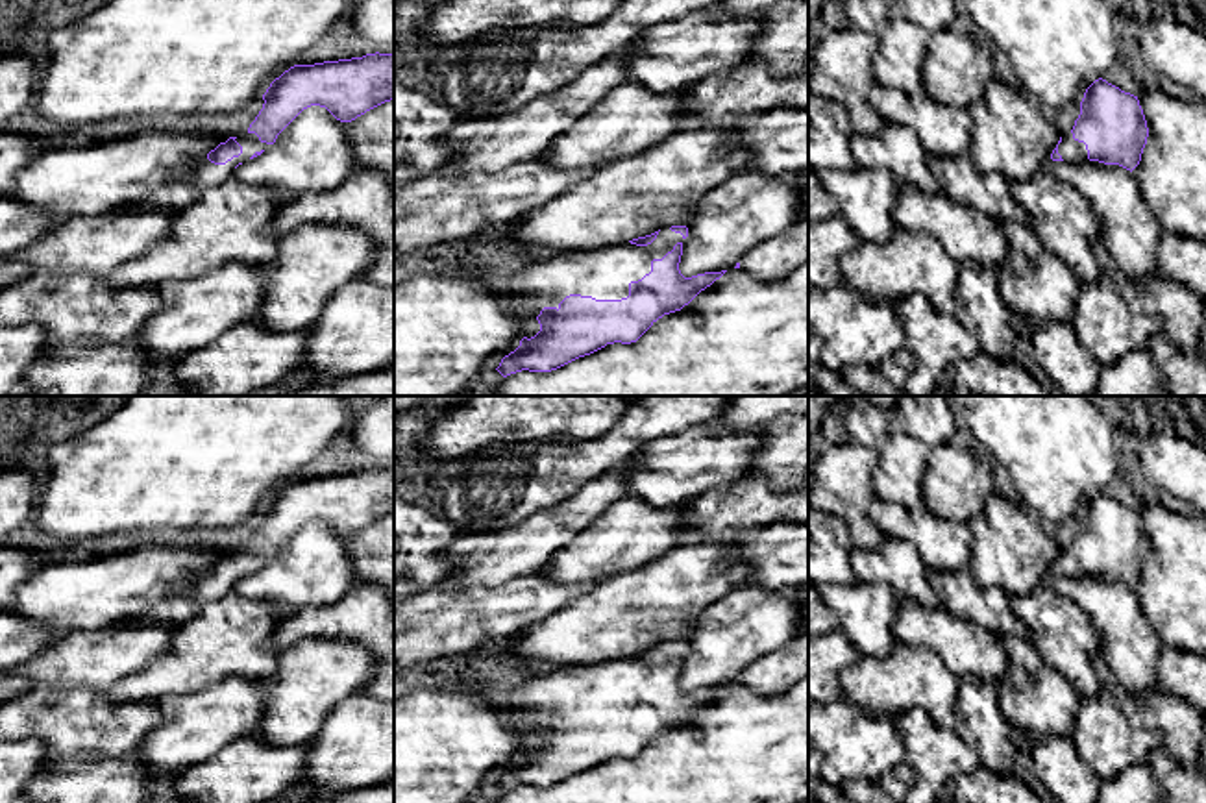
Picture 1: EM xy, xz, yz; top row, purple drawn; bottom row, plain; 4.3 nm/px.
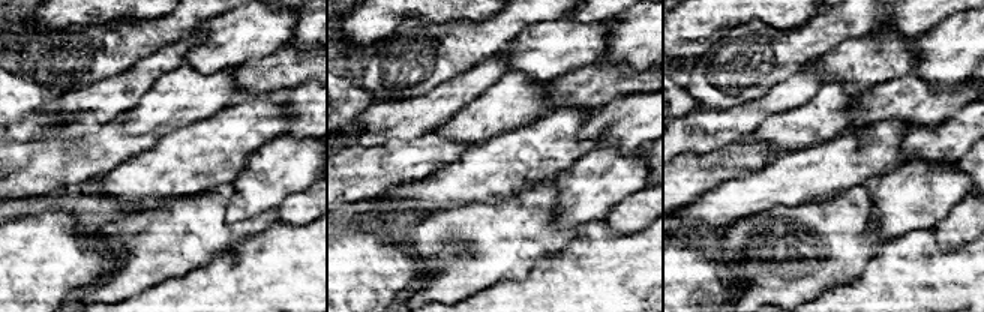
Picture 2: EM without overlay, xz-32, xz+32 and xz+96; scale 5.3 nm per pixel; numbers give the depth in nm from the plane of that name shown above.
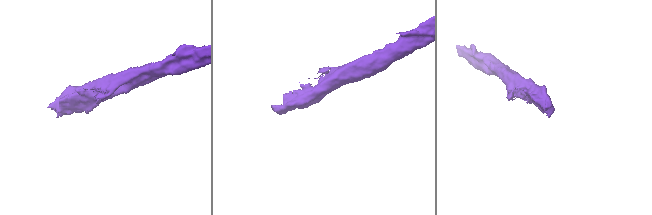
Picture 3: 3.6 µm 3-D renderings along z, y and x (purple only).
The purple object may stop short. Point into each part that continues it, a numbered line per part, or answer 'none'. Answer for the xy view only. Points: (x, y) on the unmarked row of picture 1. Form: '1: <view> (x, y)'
1: xy (178, 609)

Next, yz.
1: yz (1071, 565)

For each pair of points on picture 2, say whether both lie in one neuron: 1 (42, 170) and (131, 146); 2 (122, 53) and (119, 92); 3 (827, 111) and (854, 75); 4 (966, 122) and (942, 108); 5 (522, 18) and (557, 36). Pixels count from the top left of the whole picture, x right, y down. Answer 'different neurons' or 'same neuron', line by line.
1: same neuron
2: different neurons
3: different neurons
4: different neurons
5: different neurons

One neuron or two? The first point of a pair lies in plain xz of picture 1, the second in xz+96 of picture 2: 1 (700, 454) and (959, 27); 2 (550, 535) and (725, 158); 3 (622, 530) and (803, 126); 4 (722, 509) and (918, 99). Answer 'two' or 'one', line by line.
1: two
2: two
3: one
4: one

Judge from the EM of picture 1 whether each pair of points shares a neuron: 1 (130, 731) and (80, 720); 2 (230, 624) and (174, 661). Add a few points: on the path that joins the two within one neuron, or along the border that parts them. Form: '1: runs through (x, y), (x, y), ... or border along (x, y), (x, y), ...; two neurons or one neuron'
1: runs through (117, 729), (93, 724); one neuron
2: runs through (217, 637), (193, 661), (187, 661); one neuron

